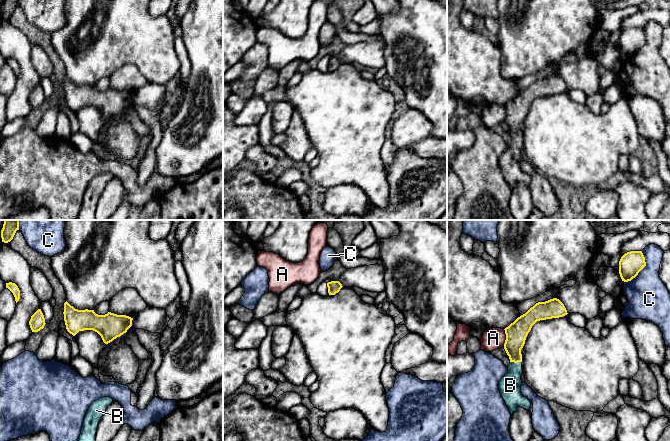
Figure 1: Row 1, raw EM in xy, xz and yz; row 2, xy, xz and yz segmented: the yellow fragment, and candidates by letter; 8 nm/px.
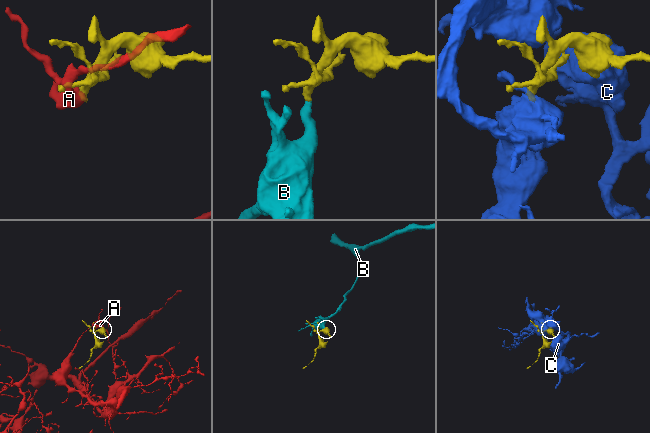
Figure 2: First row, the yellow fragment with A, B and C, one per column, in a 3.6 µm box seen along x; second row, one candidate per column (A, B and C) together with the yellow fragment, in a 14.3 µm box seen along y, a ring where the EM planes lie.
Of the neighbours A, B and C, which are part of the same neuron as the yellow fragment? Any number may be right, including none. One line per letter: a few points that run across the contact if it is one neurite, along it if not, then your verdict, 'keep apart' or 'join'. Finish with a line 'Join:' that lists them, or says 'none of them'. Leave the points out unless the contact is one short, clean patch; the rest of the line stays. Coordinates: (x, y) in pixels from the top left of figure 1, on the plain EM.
A: keep apart
B: line yz (516, 109), (516, 138), (514, 152), (510, 161); join
C: keep apart
Join: B

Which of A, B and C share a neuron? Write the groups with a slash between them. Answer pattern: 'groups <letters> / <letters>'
groups A / B / C

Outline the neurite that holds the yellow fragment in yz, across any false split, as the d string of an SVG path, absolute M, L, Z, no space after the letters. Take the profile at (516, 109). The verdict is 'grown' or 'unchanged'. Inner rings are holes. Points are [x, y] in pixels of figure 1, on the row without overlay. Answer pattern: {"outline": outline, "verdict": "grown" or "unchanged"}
{"outline": "M557 74L538 78L525 90L506 103L504 125L509 132L508 149L499 158L499 166L511 191L518 183L529 187L531 179L521 169L522 130L521 125L532 102L540 96L559 94L567 91L564 80Z", "verdict": "grown"}

